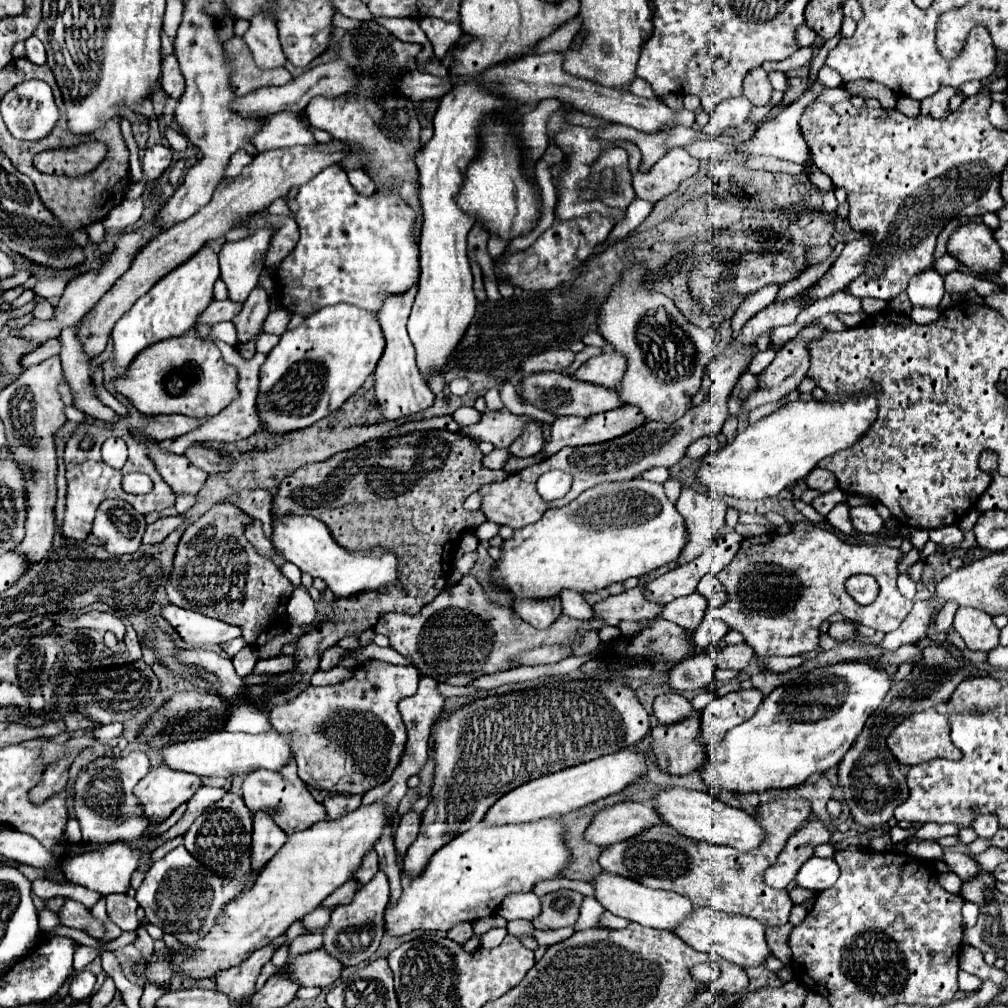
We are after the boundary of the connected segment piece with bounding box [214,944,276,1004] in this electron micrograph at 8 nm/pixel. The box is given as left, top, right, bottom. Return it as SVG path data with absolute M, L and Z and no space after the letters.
M272 944L256 950L250 954L248 960L244 960L240 966L228 968L216 976L216 990L226 994L234 1004L242 1004L248 996L254 994L256 980L260 976L262 966L272 958L276 948Z

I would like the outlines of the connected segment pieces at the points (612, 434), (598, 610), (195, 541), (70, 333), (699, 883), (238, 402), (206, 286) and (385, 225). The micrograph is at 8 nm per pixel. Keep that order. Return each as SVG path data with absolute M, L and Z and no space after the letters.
M628 404L602 412L602 414L588 416L588 418L578 418L578 416L556 418L552 424L552 440L548 440L548 444L544 444L544 452L548 456L552 456L566 446L586 446L586 444L608 442L608 440L614 440L614 438L620 438L620 436L632 432L634 428L640 428L644 422L646 422L646 416L642 414L642 410L636 406L628 406Z
M636 586L618 596L608 596L606 600L592 606L594 616L586 620L584 632L600 632L602 626L618 626L622 620L646 620L662 612L662 606L650 604L644 596L644 588Z
M214 504L206 514L202 514L196 522L192 522L184 530L176 548L170 578L166 580L164 586L166 586L166 596L172 604L238 626L242 628L242 640L254 648L260 648L290 628L286 604L294 588L288 582L288 578L280 574L278 566L272 560L260 556L254 550L254 546L246 540L244 530L250 522L252 518L240 512L238 508L232 508L232 504Z
M76 326L66 328L60 336L60 342L62 342L62 352L60 352L62 368L72 386L74 406L100 422L112 424L112 422L120 420L120 416L114 410L110 410L108 406L104 406L100 400L96 400L96 396L92 392L92 378L90 378L92 362L82 352L80 340L76 336Z
M768 800L758 804L754 820L764 830L764 842L754 850L736 850L680 836L668 824L656 824L630 840L606 846L600 854L602 870L628 876L644 886L672 890L692 900L696 906L712 906L724 912L736 912L762 922L764 926L784 926L794 904L788 890L777 890L764 884L764 872L770 868L788 838L794 836L810 816L810 800Z
M240 354L234 360L234 366L238 368L238 378L240 378L240 396L234 400L234 404L228 404L224 408L224 412L220 412L218 416L214 416L210 422L198 426L196 430L188 432L174 440L169 452L177 455L183 455L185 450L196 442L204 442L204 440L218 440L218 442L234 442L234 440L242 440L248 438L250 434L254 434L260 428L260 420L258 420L258 410L256 410L256 396L258 396L258 370L262 366L262 362L266 360L264 354L254 354L254 358L244 360Z
M204 246L200 248L192 258L186 260L186 264L180 264L170 274L166 274L162 280L154 284L152 290L148 290L114 326L112 340L114 340L114 364L116 372L122 374L130 366L130 362L142 352L146 346L156 344L166 338L182 336L186 334L194 322L196 316L212 302L212 288L214 282L220 276L218 268L218 254Z
M334 164L324 168L304 186L300 186L296 197L286 202L294 214L294 220L298 222L300 240L296 248L276 268L274 278L280 304L290 314L300 314L306 318L308 314L338 302L348 302L376 314L388 296L404 294L418 284L420 248L416 238L412 236L416 210L404 198L400 198L396 184L388 184L376 190L372 196L362 196L348 182L344 168Z

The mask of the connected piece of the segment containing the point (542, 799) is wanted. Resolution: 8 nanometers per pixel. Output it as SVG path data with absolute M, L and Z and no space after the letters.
M642 744L636 748L626 748L616 754L596 758L592 762L564 768L552 776L542 776L538 780L532 780L512 792L508 792L506 796L502 796L486 812L484 824L486 826L502 826L502 824L532 822L532 820L540 820L540 818L548 818L548 816L564 816L576 808L582 808L594 800L600 800L608 794L616 794L646 772L644 756L640 754L642 748L644 748Z

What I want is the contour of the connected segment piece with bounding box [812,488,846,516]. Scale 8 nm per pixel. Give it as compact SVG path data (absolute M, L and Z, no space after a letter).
M836 488L836 490L828 492L828 494L820 494L818 498L814 498L814 500L812 500L812 508L814 508L818 514L826 516L838 502L846 502L846 494L840 492L840 488Z

